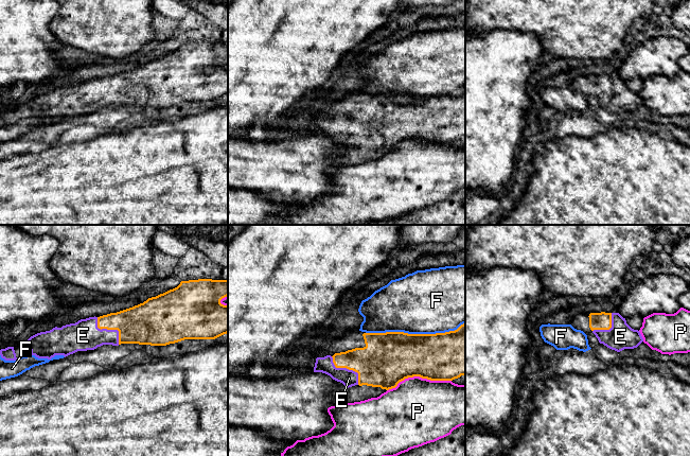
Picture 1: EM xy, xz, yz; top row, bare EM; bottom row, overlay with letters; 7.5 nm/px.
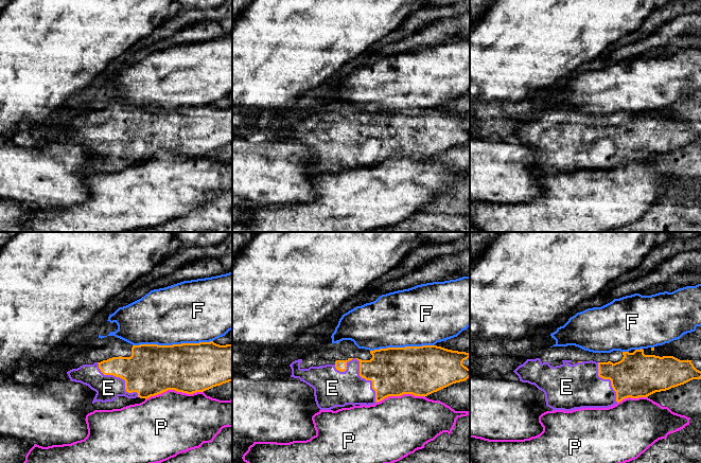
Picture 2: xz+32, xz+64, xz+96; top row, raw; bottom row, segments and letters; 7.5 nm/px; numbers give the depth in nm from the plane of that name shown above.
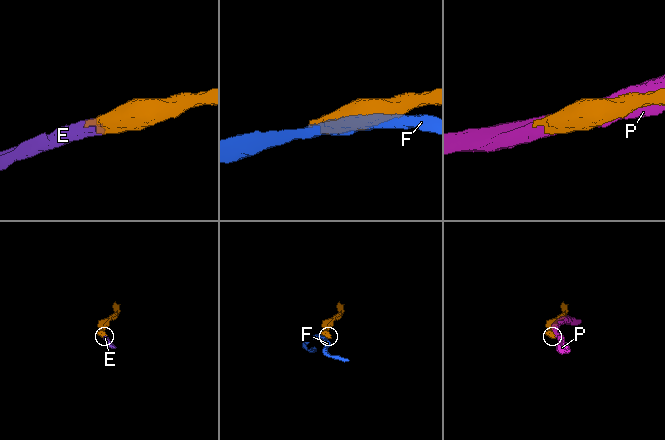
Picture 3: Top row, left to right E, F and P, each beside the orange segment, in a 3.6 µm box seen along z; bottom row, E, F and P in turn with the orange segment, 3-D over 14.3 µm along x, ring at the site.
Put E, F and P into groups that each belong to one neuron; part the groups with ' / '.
E / F / P

